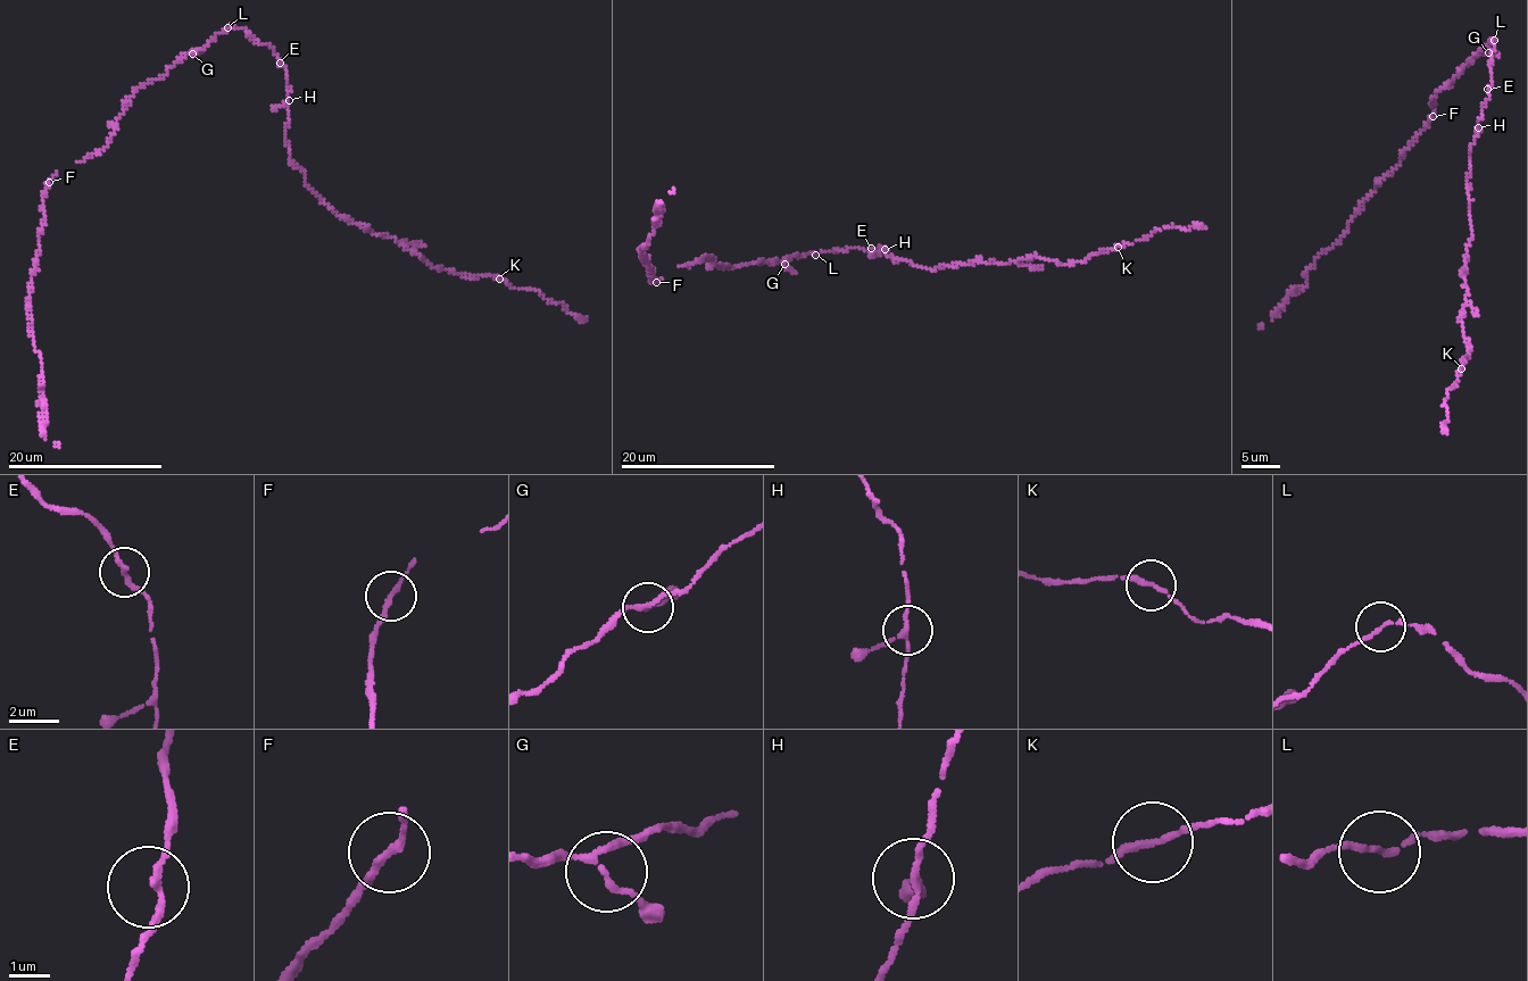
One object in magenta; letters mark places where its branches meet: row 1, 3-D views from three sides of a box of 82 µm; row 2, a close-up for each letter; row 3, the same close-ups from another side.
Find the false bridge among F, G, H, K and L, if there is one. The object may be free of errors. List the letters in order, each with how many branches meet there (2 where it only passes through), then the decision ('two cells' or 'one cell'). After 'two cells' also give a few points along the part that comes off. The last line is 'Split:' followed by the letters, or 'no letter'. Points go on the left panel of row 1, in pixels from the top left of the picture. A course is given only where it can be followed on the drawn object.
F: 2 branches meet; one cell
G: 3 branches meet; one cell
H: 3 branches meet; one cell
K: 2 branches meet; one cell
L: 2 branches meet; one cell
Split: no letter

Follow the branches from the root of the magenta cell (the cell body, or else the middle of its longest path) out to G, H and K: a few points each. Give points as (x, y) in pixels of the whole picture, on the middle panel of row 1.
G: (812, 255), (788, 257), (786, 265)
H: (812, 255), (885, 249)
K: (812, 255), (880, 248), (888, 258), (937, 269), (982, 262), (1003, 265), (1035, 256), (1068, 264), (1117, 247)

